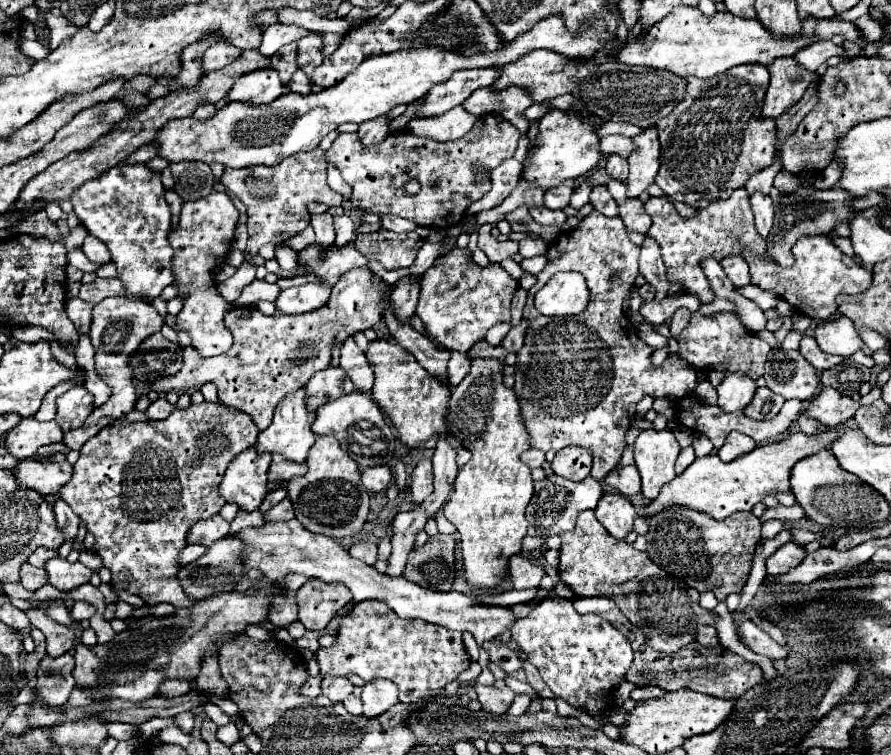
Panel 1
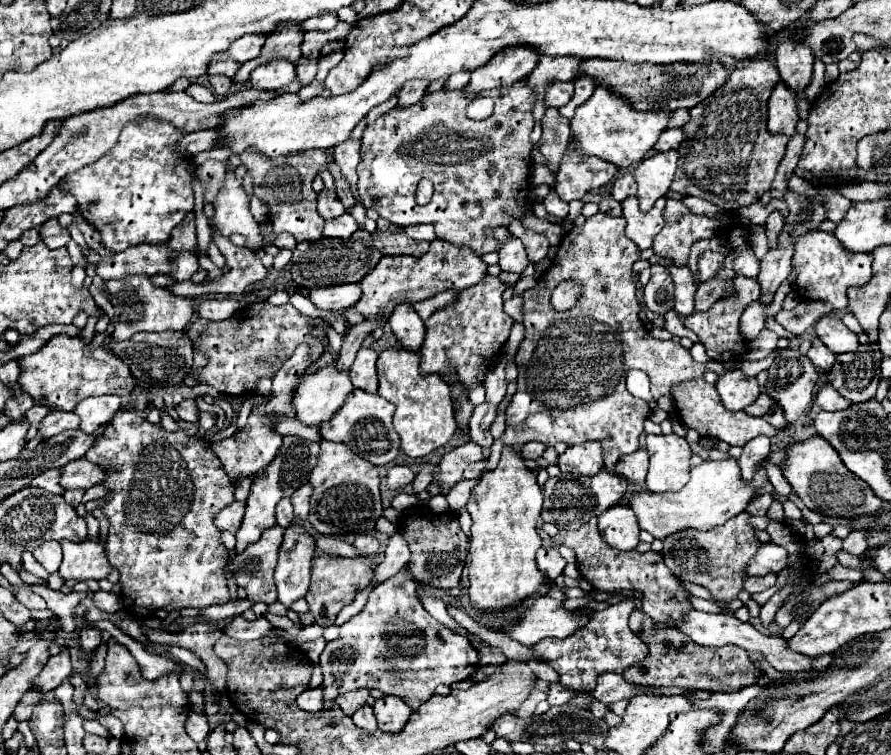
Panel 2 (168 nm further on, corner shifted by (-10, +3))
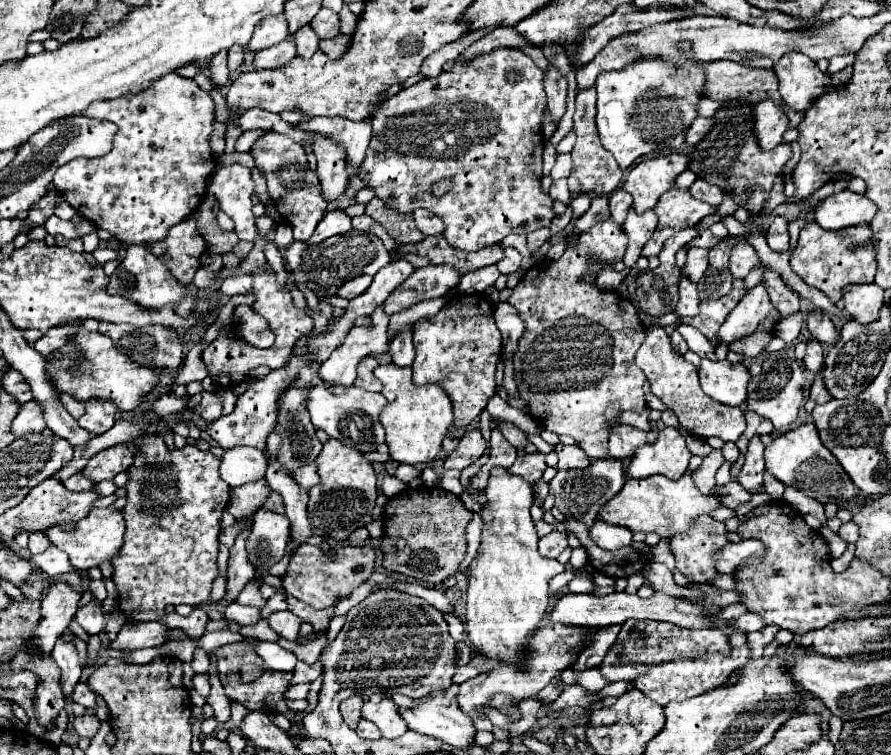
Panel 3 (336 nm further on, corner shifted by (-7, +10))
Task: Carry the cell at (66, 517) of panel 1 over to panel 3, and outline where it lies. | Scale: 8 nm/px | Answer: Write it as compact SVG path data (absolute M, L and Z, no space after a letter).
M78 472L78 474L70 476L70 478L64 482L64 486L66 486L68 490L82 492L82 490L90 490L90 488L94 486L94 482L92 482L92 480L88 480L88 478L86 478L82 472Z

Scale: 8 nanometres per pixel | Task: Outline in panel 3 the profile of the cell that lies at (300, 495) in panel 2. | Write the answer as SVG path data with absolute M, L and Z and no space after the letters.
M310 462L310 464L300 466L298 470L294 470L294 480L296 480L302 488L306 488L306 490L310 490L312 486L316 486L318 480L320 480L320 476L318 476L318 468L316 468L316 462Z

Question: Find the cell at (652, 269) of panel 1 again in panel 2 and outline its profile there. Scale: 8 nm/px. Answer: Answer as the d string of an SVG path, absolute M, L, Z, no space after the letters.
M669 265L667 267L673 279L673 287L675 287L675 311L681 315L689 315L693 313L693 297L695 297L695 285L693 285L693 275L687 267L675 267Z

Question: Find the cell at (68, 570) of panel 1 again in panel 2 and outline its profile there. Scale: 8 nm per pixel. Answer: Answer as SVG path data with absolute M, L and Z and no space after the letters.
M87 539L81 543L61 541L61 547L63 563L59 567L59 575L65 581L99 581L111 573L111 565L105 557L105 547L101 547L97 539Z

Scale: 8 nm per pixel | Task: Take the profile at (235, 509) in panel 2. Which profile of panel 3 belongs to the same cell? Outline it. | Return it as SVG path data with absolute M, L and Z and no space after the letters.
M256 480L238 488L230 490L230 502L226 506L226 510L238 520L238 518L246 518L252 516L256 510L260 510L266 502L266 498L270 496L270 486L266 480Z

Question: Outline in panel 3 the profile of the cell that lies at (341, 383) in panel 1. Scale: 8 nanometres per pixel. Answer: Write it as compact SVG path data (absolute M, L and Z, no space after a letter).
M450 264L426 266L422 270L416 270L400 286L400 290L394 290L394 294L390 294L390 298L386 300L386 310L394 314L422 300L444 296L460 284L460 278L462 274Z

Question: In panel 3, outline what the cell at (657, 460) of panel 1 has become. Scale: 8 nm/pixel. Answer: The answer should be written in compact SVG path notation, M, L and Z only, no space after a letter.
M664 428L658 434L660 436L654 444L644 444L634 452L634 458L628 466L630 478L648 478L662 474L670 480L678 480L686 472L692 454L686 448L680 432L674 428Z

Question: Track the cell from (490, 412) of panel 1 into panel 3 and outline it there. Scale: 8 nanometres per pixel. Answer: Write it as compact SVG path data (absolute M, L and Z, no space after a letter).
M492 470L486 486L488 506L482 508L484 520L482 544L470 564L468 600L466 600L466 634L472 648L484 656L506 662L514 670L524 670L524 656L530 652L530 638L546 616L550 594L548 582L564 566L544 558L538 552L538 536L530 518L534 490L508 470Z

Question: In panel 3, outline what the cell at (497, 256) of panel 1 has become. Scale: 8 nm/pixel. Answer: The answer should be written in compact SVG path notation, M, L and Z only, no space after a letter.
M506 248L504 252L506 252L506 256L496 264L496 266L498 266L498 270L500 270L502 274L518 272L520 262L522 262L522 256L518 254L518 250L516 250L516 248Z

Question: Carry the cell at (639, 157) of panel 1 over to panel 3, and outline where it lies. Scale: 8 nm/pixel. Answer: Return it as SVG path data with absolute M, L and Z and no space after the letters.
M672 152L640 160L630 168L622 188L632 194L638 214L654 208L658 198L670 190L676 178L688 168L688 156Z

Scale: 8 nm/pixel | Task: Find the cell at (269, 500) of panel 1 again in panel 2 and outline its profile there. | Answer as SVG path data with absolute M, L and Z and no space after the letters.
M281 499L277 503L277 525L289 527L293 521L293 505L289 499Z

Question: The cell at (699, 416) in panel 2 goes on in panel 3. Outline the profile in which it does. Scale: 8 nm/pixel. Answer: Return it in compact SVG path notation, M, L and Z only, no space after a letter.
M654 326L654 328L646 330L646 338L636 352L636 364L642 368L642 372L650 380L650 390L662 400L662 404L666 408L670 408L678 416L678 422L686 430L690 430L690 434L696 434L702 438L718 436L724 442L736 442L742 436L742 432L746 428L742 410L716 402L702 392L696 366L686 362L680 354L674 352L664 328Z

